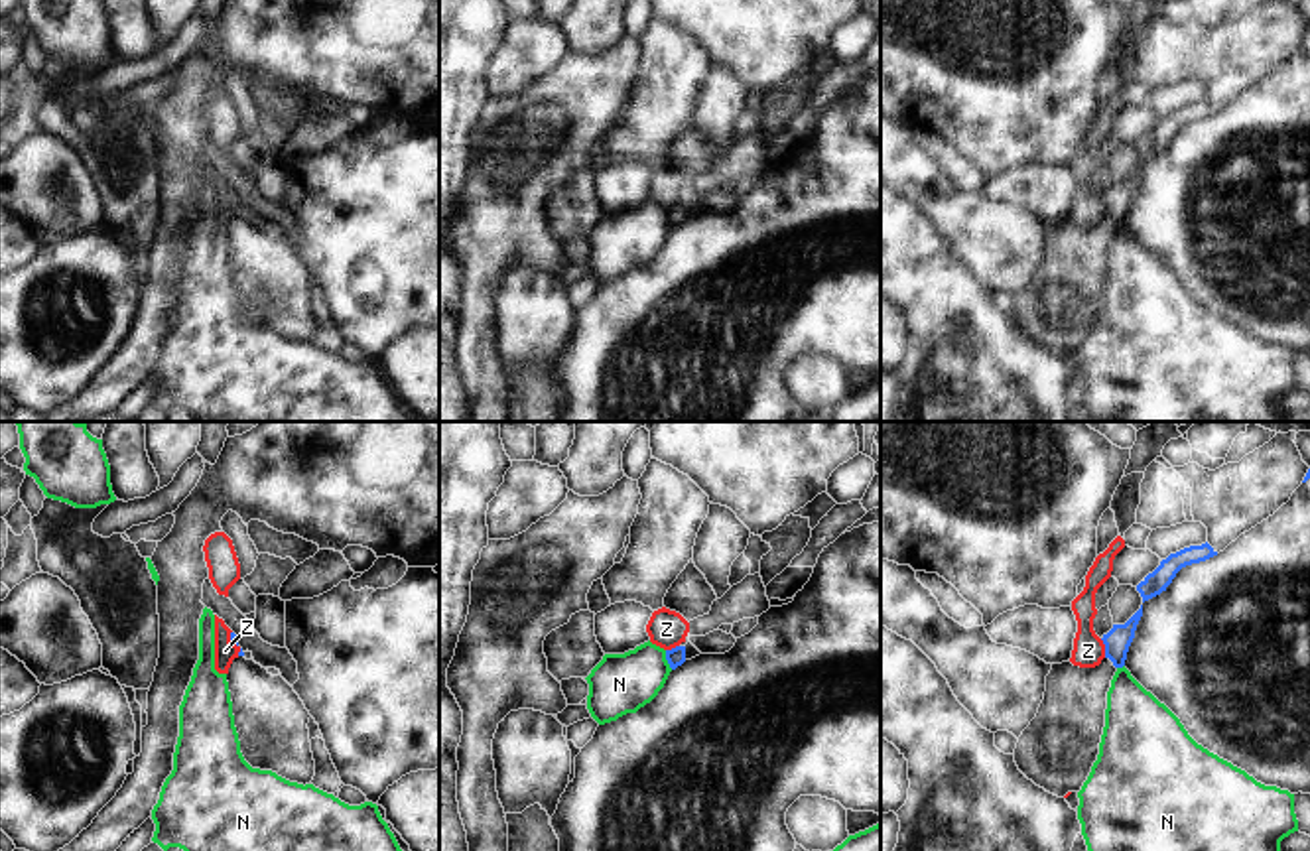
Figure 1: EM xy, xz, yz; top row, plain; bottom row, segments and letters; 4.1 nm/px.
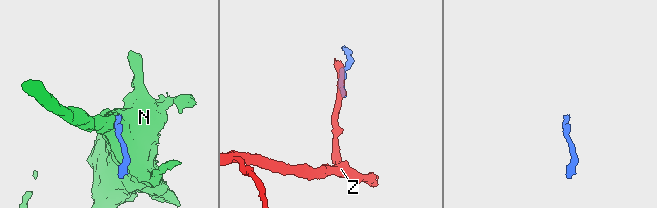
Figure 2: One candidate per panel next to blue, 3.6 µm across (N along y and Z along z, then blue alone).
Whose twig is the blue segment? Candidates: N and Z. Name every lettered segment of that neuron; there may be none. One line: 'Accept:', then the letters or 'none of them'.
Accept: none of them

